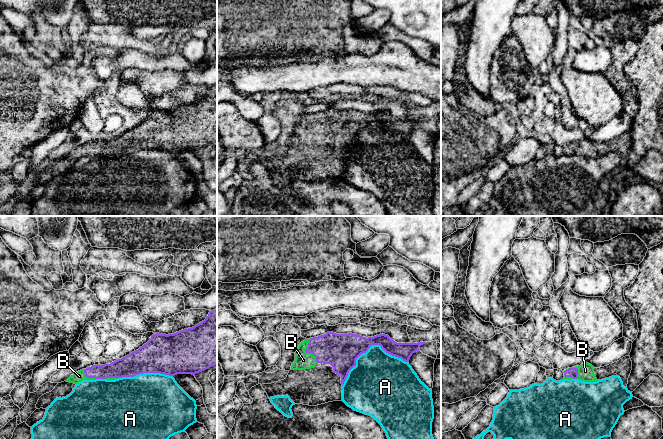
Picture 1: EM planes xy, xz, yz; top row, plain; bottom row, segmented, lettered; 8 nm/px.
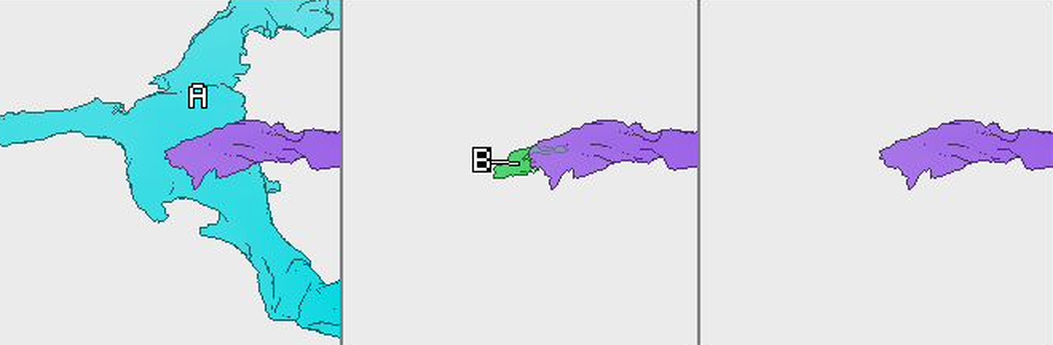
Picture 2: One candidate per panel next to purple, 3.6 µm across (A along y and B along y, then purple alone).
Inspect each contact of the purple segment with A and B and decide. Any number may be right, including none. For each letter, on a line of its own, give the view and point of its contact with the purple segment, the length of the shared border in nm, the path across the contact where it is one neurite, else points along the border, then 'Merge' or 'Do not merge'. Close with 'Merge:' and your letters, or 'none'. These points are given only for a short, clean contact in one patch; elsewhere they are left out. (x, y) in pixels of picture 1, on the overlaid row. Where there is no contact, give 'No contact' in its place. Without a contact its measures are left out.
A: Touches purple at xz (368, 348). Shared border 550 nm. Do not merge
B: Touches purple at xz (307, 352). Shared border 200 nm. Merge
Merge: B

